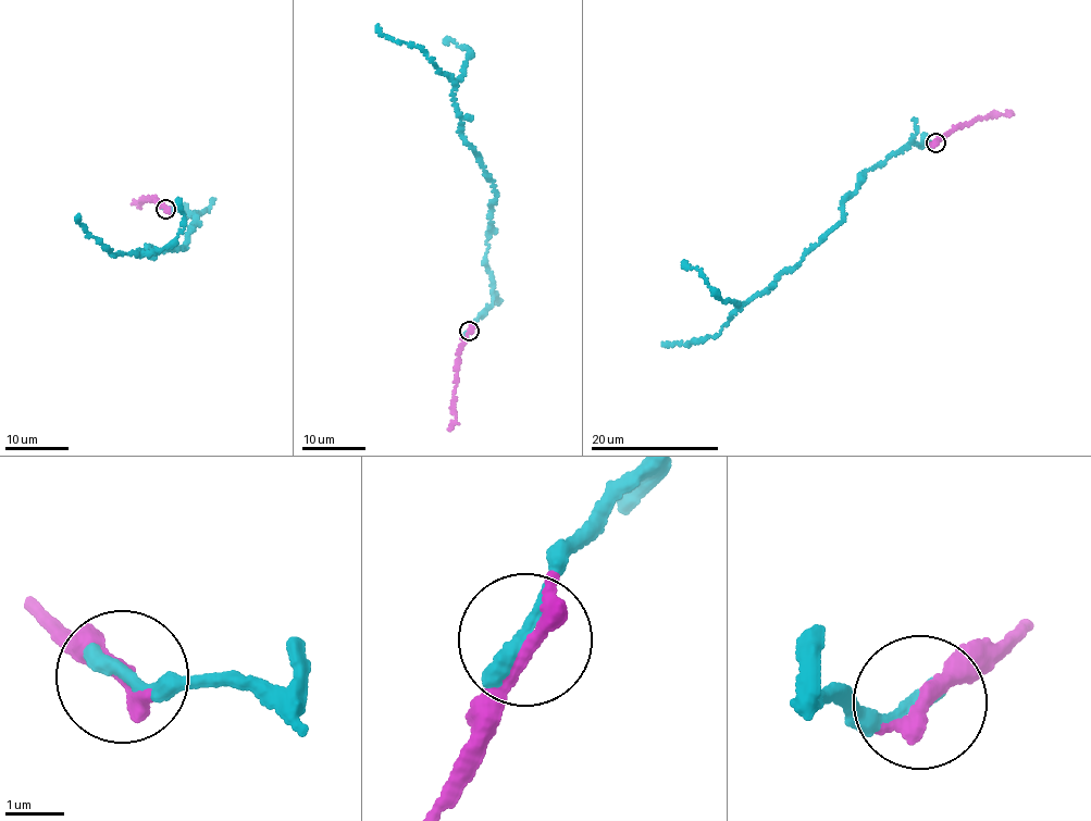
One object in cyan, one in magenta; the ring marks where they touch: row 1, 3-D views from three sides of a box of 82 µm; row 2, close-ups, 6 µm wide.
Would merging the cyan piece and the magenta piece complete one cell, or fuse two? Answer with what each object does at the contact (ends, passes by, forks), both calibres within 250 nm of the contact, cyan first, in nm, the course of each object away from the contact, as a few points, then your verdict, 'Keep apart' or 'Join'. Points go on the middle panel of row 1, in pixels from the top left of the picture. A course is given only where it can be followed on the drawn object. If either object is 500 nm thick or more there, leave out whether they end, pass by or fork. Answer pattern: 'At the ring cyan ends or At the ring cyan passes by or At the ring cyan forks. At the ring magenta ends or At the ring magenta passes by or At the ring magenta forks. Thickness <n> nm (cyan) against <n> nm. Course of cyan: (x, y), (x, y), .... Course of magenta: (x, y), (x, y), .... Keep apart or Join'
At the ring cyan ends. At the ring magenta ends. Thickness 280 nm (cyan) against 380 nm. Course of cyan: (470, 332), (493, 291), (484, 261), (493, 185), (462, 138), (449, 76), (419, 47), (375, 26). Course of magenta: (470, 332), (457, 363), (455, 421), (450, 431). Join

